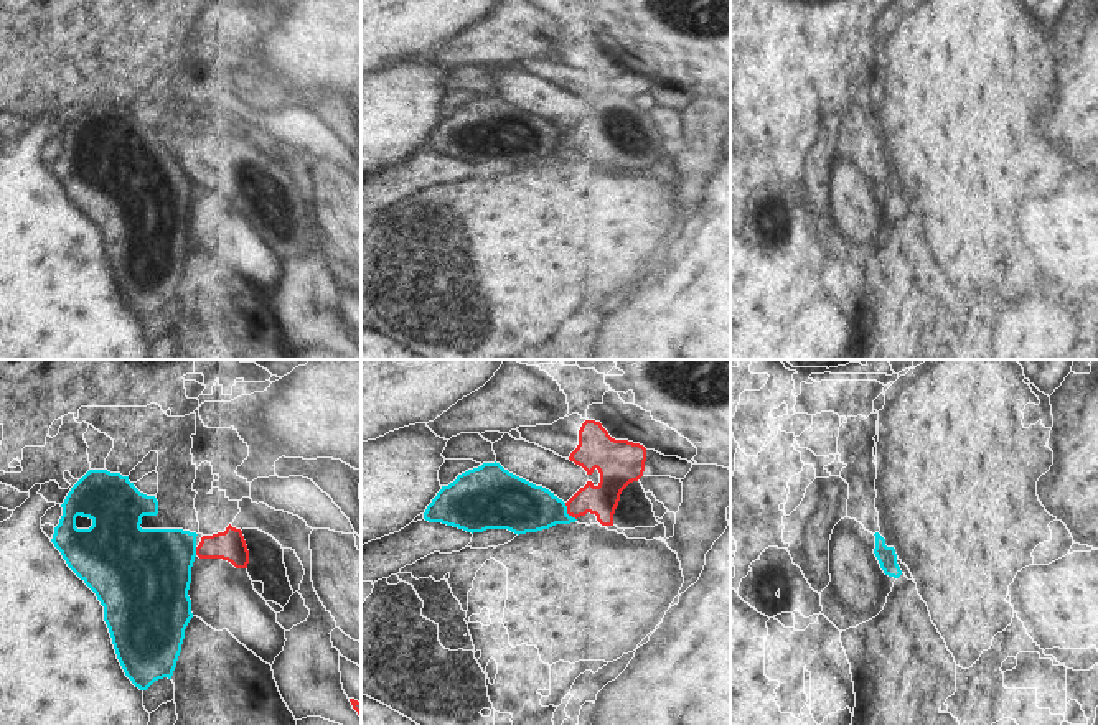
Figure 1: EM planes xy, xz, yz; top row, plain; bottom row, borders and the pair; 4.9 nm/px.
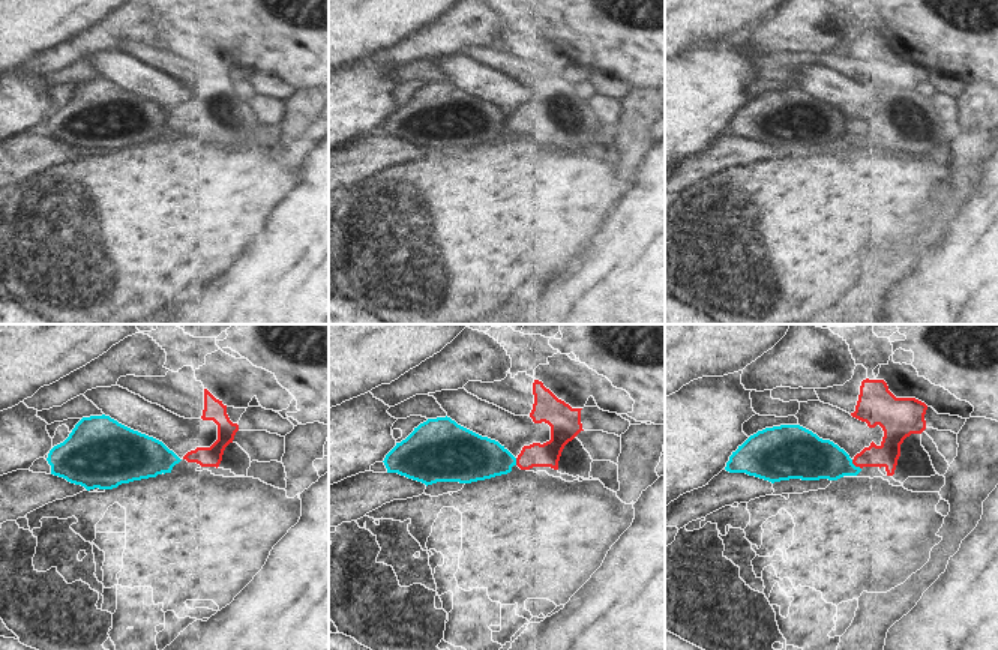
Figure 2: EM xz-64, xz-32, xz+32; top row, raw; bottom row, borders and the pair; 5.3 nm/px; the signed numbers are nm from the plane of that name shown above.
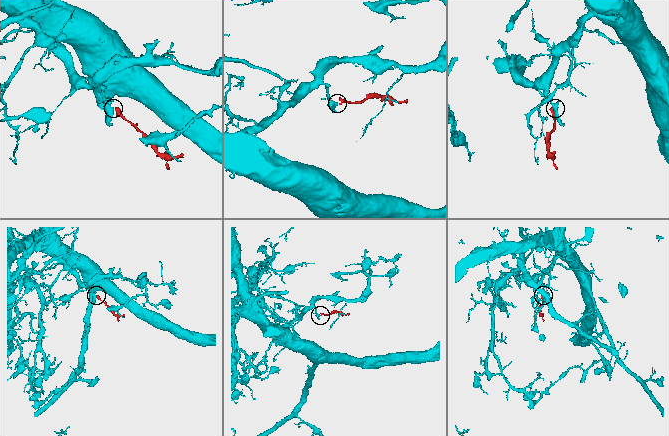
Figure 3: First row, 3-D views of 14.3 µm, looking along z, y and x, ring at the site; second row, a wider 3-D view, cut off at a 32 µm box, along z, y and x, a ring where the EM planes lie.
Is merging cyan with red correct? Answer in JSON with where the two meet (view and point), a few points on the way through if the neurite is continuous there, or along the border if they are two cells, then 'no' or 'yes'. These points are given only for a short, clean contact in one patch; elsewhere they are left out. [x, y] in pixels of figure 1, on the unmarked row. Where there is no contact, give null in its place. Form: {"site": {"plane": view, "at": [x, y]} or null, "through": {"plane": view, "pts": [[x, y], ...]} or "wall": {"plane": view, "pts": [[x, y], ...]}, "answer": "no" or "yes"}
{"site": {"plane": "xz", "at": [566, 144]}, "wall": {"plane": "xz", "pts": [[564, 134], [566, 142], [576, 150]]}, "answer": "no"}

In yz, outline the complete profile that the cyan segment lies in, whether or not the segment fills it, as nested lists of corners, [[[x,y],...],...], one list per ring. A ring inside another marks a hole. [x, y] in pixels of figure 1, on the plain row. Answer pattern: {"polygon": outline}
{"polygon": [[[875,163],[875,180],[874,185],[880,194],[880,199],[885,206],[899,209],[902,206],[902,201],[897,194],[897,185],[894,178],[885,176],[885,170]]]}

